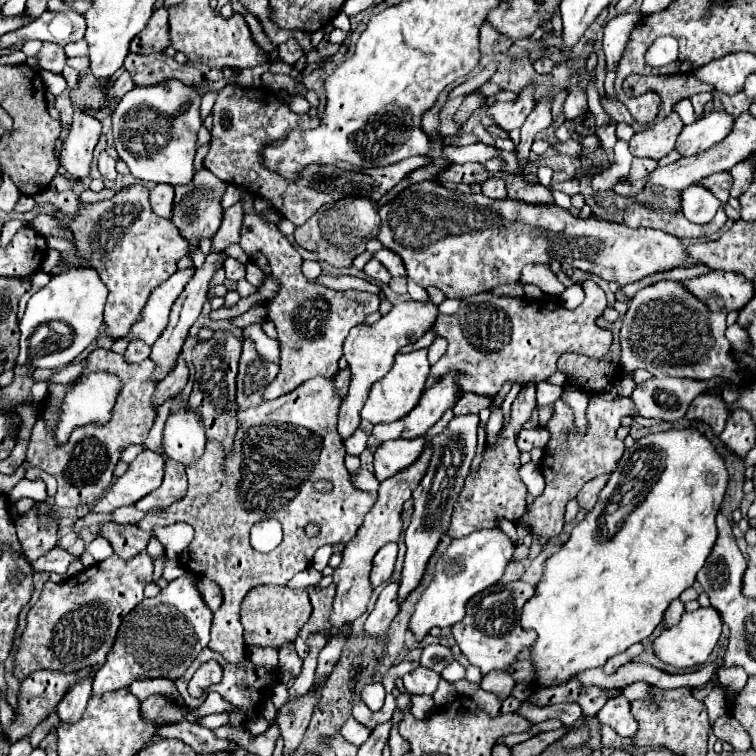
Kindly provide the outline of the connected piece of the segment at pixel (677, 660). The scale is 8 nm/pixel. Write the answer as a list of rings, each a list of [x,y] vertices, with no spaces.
[[[698,608],[694,612],[684,612],[680,622],[672,628],[666,628],[656,640],[654,640],[654,654],[676,668],[688,668],[688,666],[698,666],[708,660],[712,654],[714,646],[718,644],[722,634],[722,616],[716,608]]]

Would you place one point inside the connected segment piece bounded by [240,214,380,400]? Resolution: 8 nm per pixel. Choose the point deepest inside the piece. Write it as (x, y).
(312, 320)

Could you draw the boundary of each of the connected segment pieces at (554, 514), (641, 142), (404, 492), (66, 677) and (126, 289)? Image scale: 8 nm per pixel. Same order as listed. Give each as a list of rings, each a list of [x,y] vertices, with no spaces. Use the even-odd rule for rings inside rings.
[[[602,394],[592,396],[588,402],[588,410],[586,410],[588,428],[584,434],[578,434],[572,408],[566,406],[562,400],[556,400],[552,418],[546,424],[546,430],[550,432],[550,440],[544,448],[544,458],[540,462],[540,470],[546,480],[546,488],[538,498],[534,498],[534,502],[528,506],[524,516],[516,520],[516,526],[522,526],[526,532],[536,534],[538,538],[558,536],[564,528],[566,504],[578,496],[580,488],[588,480],[592,480],[600,474],[614,472],[616,460],[620,460],[620,456],[626,448],[624,442],[616,438],[616,430],[620,428],[620,420],[624,416],[634,416],[634,414],[638,414],[638,412],[630,398],[606,400]]]
[[[675,111],[662,122],[648,126],[644,132],[638,132],[630,140],[630,152],[638,158],[660,160],[674,150],[674,144],[684,124]]]
[[[428,444],[424,448],[424,452],[420,454],[420,458],[410,464],[410,468],[404,468],[402,472],[394,474],[392,478],[384,480],[380,484],[378,490],[378,500],[372,506],[372,510],[368,512],[368,516],[364,518],[364,524],[360,526],[360,532],[356,532],[354,540],[346,544],[344,554],[342,554],[342,562],[340,566],[334,570],[334,584],[338,588],[336,592],[336,600],[334,600],[334,610],[332,610],[332,632],[338,634],[340,628],[346,622],[354,622],[358,616],[362,616],[368,608],[370,596],[372,596],[372,584],[370,584],[370,568],[372,568],[372,560],[376,556],[376,552],[388,544],[388,542],[398,542],[398,536],[402,532],[402,520],[400,520],[400,512],[402,512],[402,504],[406,500],[412,498],[414,488],[420,484],[424,472],[428,470],[432,458],[432,446]]]
[[[84,668],[80,672],[72,672],[72,674],[62,674],[62,672],[52,672],[52,670],[40,670],[40,672],[34,672],[32,676],[28,676],[26,680],[22,680],[22,686],[20,686],[20,700],[18,700],[18,718],[16,722],[10,726],[10,728],[4,728],[6,736],[16,742],[24,736],[30,736],[32,730],[42,722],[46,720],[52,712],[56,712],[60,700],[64,698],[64,694],[78,682],[78,680],[84,680],[88,676],[92,676],[92,668]]]
[[[136,182],[132,186],[124,186],[112,200],[104,200],[104,202],[96,202],[96,204],[82,204],[78,218],[68,218],[60,212],[54,214],[74,232],[74,244],[78,246],[80,256],[92,260],[92,268],[100,274],[102,282],[108,286],[110,294],[108,294],[108,302],[106,302],[104,320],[108,324],[108,332],[114,338],[124,338],[128,334],[130,324],[134,324],[140,318],[140,312],[142,312],[150,292],[158,284],[168,280],[176,272],[176,260],[180,260],[182,256],[188,254],[188,242],[180,236],[178,228],[170,220],[158,216],[152,210],[148,194],[150,194],[148,188],[142,182]]]

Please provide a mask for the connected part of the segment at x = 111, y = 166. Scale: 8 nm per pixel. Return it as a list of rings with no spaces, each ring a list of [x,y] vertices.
[[[102,152],[100,158],[98,158],[98,170],[108,180],[114,180],[116,178],[116,162],[106,152]]]

